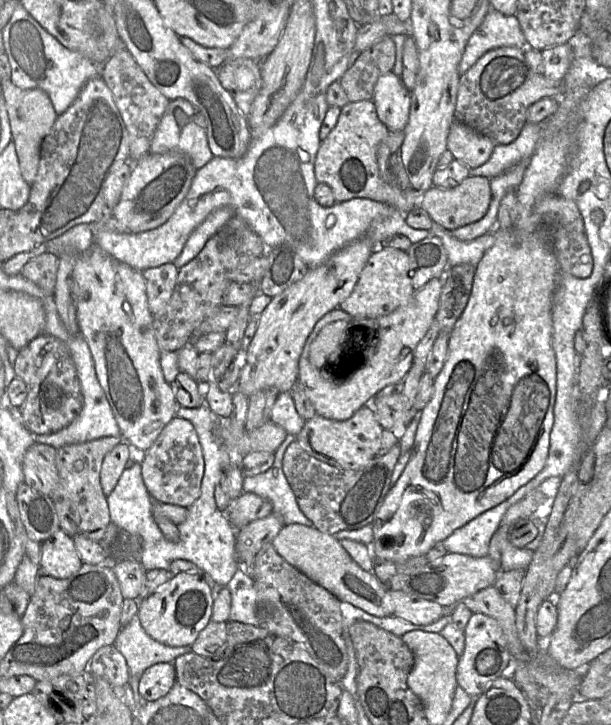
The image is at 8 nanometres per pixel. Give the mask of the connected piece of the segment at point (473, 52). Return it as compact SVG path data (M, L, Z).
M490 8L466 44L458 65L460 75L471 68L487 51L505 46L525 49L527 44L515 15L504 15Z

